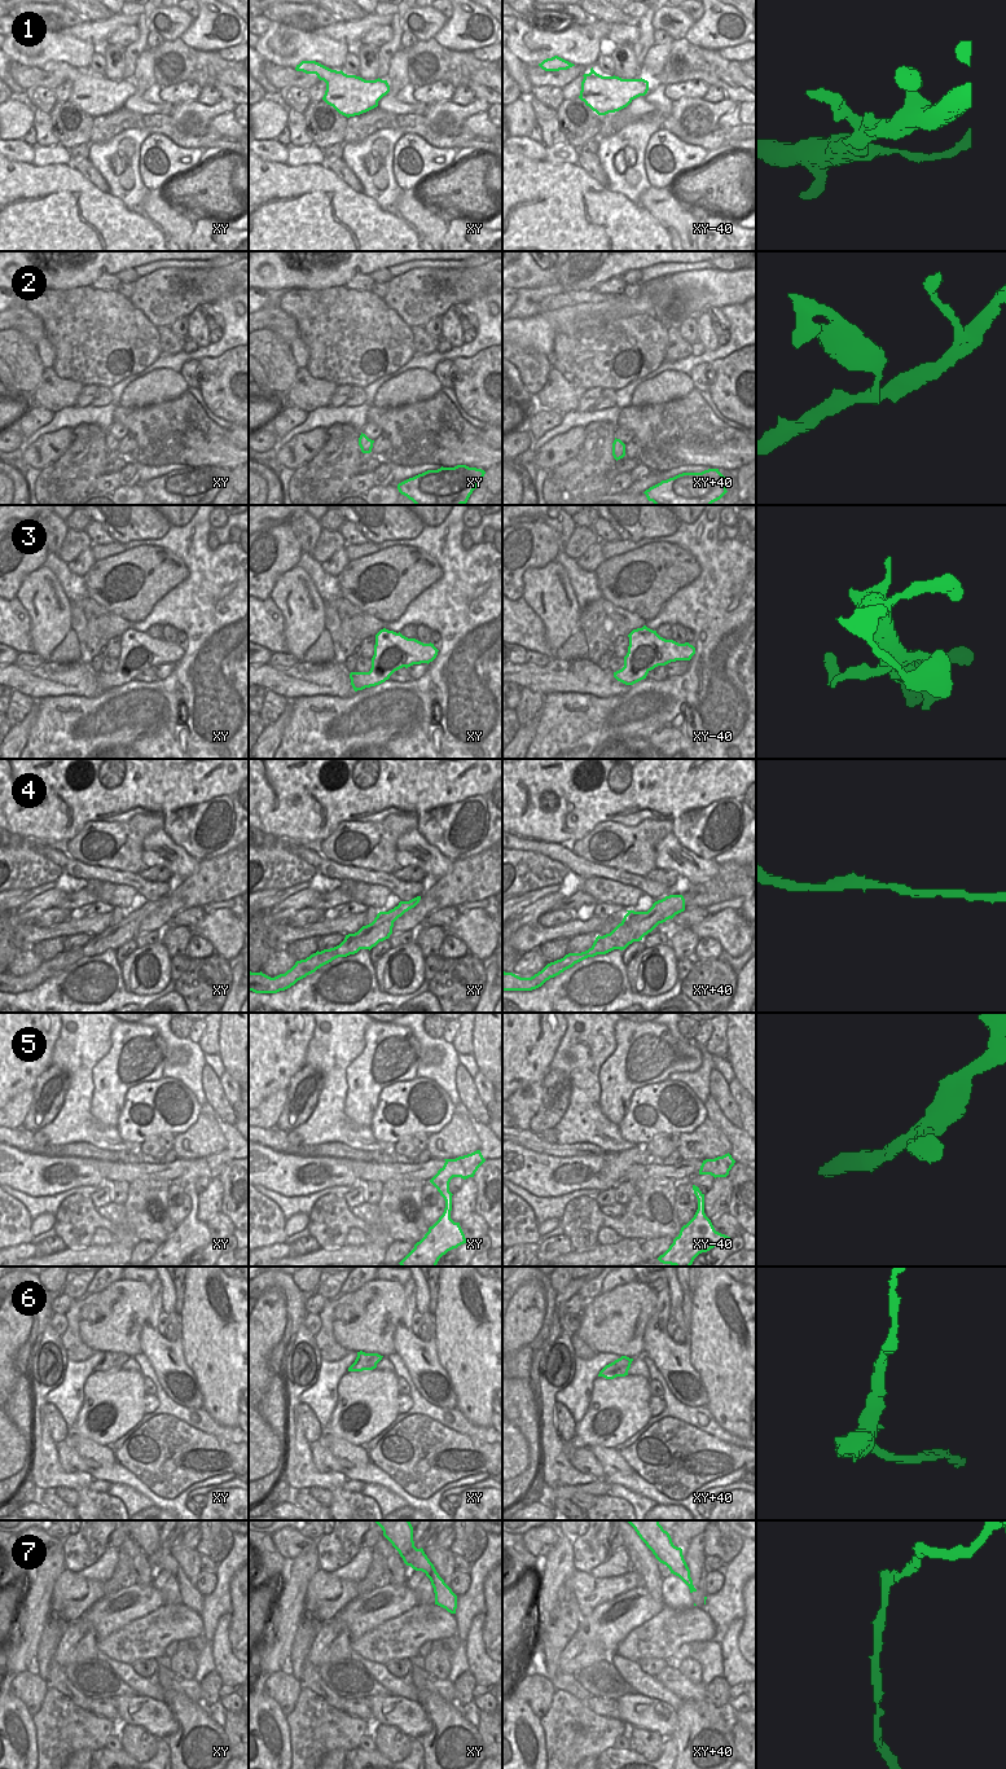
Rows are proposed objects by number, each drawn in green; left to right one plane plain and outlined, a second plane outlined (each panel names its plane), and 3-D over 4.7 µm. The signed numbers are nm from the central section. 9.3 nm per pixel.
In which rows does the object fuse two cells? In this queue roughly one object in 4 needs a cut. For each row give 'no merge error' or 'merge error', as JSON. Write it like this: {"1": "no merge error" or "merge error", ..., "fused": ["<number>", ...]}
{"1": "no merge error", "2": "no merge error", "3": "no merge error", "4": "no merge error", "5": "no merge error", "6": "no merge error", "7": "no merge error", "fused": []}

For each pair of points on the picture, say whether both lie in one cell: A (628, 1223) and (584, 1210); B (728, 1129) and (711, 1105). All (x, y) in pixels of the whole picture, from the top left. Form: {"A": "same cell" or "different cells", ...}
{"A": "same cell", "B": "same cell"}

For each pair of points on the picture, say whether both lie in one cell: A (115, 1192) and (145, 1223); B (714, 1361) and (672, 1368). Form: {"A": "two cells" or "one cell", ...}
{"A": "two cells", "B": "two cells"}

